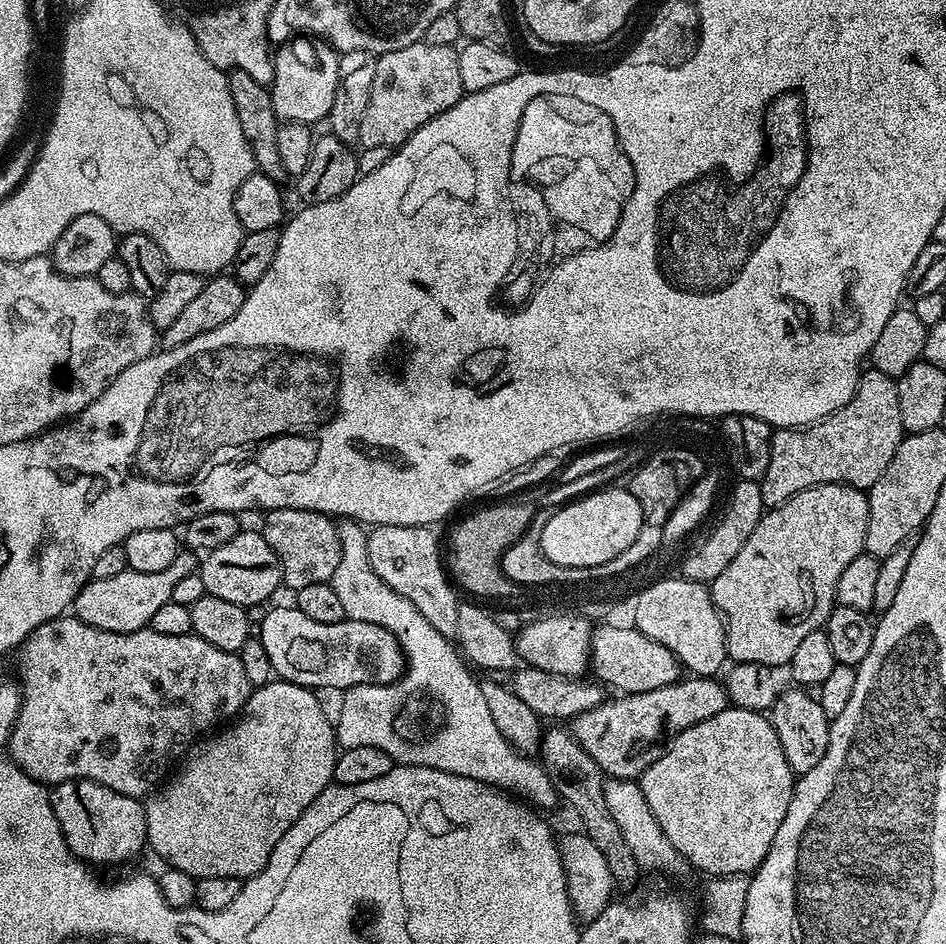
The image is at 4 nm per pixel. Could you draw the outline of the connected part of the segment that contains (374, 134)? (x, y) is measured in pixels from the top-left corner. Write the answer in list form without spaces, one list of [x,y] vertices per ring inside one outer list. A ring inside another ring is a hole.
[[[426,43],[402,46],[402,50],[390,50],[377,55],[374,70],[374,86],[370,86],[370,103],[362,118],[362,130],[358,141],[360,148],[386,146],[395,149],[406,143],[422,125],[438,114],[450,110],[465,95],[462,77],[458,75],[458,51],[453,46],[430,46]]]

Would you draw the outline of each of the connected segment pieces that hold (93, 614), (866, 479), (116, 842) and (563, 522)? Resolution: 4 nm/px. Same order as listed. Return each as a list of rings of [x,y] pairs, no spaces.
[[[181,550],[176,553],[172,565],[166,570],[158,570],[158,574],[142,574],[129,570],[114,578],[89,579],[82,591],[76,595],[74,614],[82,622],[98,630],[136,632],[139,628],[147,628],[151,625],[154,613],[171,600],[176,583],[181,578],[186,578],[186,574],[197,571],[197,568],[197,553]]]
[[[875,370],[865,371],[856,393],[850,402],[846,402],[846,406],[842,406],[842,410],[832,412],[826,418],[803,428],[777,428],[773,431],[770,462],[763,480],[759,481],[765,509],[776,508],[794,494],[819,484],[848,484],[851,488],[861,490],[872,488],[874,482],[882,478],[882,470],[890,466],[890,458],[894,458],[894,450],[898,450],[905,435],[902,414],[898,414],[896,380]]]
[[[67,780],[55,785],[50,792],[54,818],[58,818],[58,826],[75,855],[89,865],[96,864],[124,864],[132,860],[140,851],[145,851],[148,835],[146,834],[146,818],[144,804],[135,796],[118,794],[106,786],[93,780]]]
[[[605,486],[557,507],[541,534],[541,549],[550,562],[572,568],[598,567],[618,558],[642,526],[642,506],[627,487]]]

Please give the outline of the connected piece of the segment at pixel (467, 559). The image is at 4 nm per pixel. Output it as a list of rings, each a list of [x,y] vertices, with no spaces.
[[[524,490],[521,496],[513,500],[500,500],[497,504],[488,504],[477,512],[469,514],[452,528],[446,540],[446,571],[457,589],[469,592],[469,597],[485,596],[488,600],[500,600],[503,596],[512,596],[518,592],[517,585],[502,570],[502,554],[522,538],[530,526],[536,509],[541,507],[541,497],[536,497],[532,490]]]

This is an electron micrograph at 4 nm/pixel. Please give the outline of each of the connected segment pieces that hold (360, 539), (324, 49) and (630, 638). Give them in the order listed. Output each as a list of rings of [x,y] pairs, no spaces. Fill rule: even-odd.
[[[341,519],[338,538],[342,556],[332,576],[332,589],[344,603],[345,617],[390,630],[404,649],[406,671],[392,684],[359,684],[343,693],[340,717],[334,720],[337,745],[341,749],[378,746],[378,750],[386,750],[397,765],[426,766],[493,784],[501,790],[551,789],[543,764],[517,752],[514,745],[498,734],[498,726],[494,726],[494,718],[486,707],[480,680],[472,677],[471,670],[456,653],[453,641],[434,630],[434,626],[418,614],[418,606],[414,606],[410,598],[402,598],[398,590],[390,590],[390,586],[374,574],[368,557],[368,532],[355,520]]]
[[[320,42],[317,45],[317,48],[304,48],[301,52],[294,53],[289,58],[288,64],[282,64],[282,62],[276,64],[276,76],[272,79],[271,93],[272,101],[276,107],[276,115],[281,121],[289,120],[290,122],[311,126],[311,124],[318,121],[318,118],[329,115],[330,106],[334,106],[340,56],[336,49],[327,42]]]
[[[608,624],[605,628],[597,627],[592,633],[590,672],[601,685],[609,689],[617,688],[617,693],[627,694],[658,690],[662,686],[675,684],[681,679],[682,665],[673,652],[662,646],[662,642],[646,638],[646,634],[639,632],[635,626],[619,628],[616,624]]]

